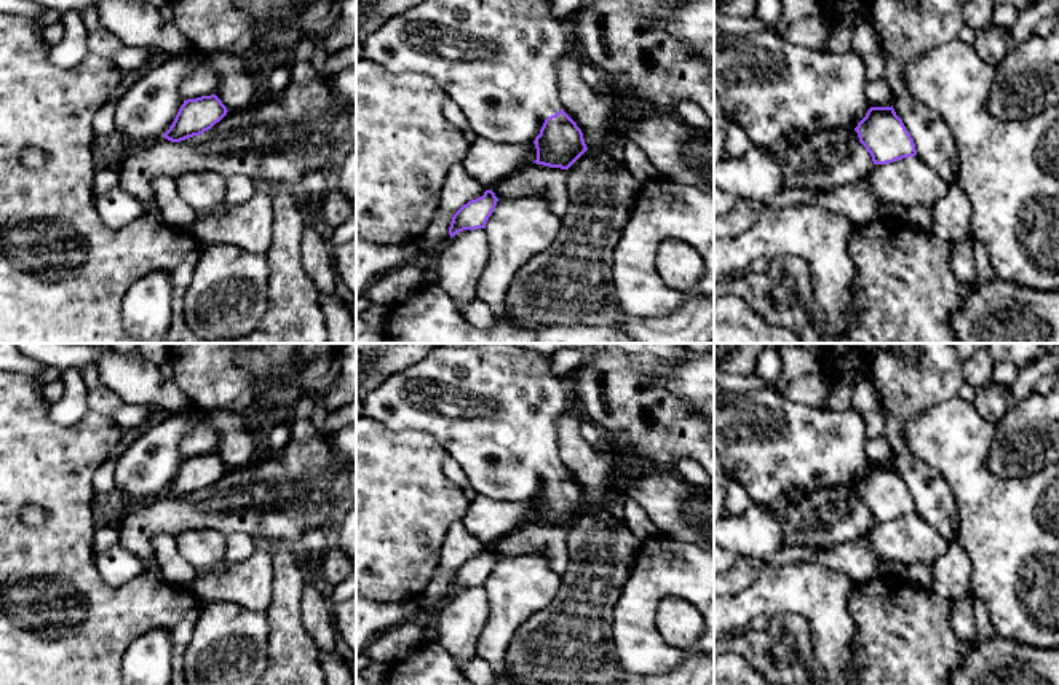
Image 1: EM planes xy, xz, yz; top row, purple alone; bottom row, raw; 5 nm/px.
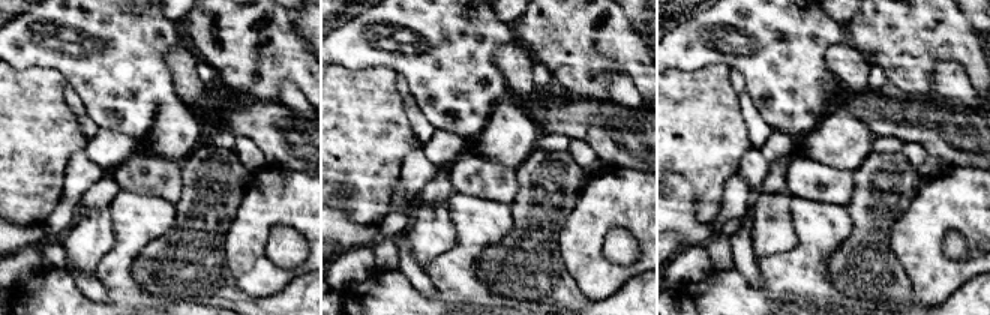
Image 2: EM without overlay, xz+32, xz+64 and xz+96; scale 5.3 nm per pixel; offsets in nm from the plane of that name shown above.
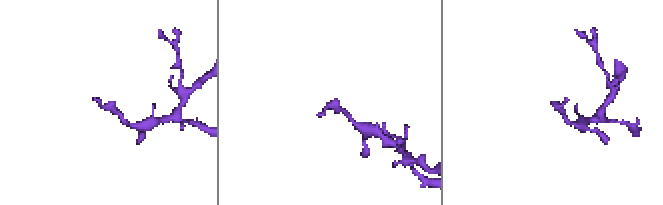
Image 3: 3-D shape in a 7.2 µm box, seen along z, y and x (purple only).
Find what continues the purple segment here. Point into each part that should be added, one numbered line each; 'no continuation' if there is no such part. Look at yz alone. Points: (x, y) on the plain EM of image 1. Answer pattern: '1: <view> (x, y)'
1: yz (769, 444)

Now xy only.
1: xy (144, 470)

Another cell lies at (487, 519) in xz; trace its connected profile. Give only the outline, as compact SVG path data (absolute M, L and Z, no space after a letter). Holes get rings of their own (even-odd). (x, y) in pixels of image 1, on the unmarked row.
M476 495L470 501L468 513L462 522L486 548L492 548L500 538L535 517L537 506L533 500L510 505L486 495Z

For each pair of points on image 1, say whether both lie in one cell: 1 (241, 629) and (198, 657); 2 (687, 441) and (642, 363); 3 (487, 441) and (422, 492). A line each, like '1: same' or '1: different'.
1: same
2: same
3: different

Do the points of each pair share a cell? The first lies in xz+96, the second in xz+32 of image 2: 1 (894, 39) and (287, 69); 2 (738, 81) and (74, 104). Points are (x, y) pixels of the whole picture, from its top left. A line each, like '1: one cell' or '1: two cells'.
1: one cell
2: one cell

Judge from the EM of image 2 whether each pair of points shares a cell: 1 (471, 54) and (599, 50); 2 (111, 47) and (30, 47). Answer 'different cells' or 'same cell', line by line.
1: different cells
2: same cell

